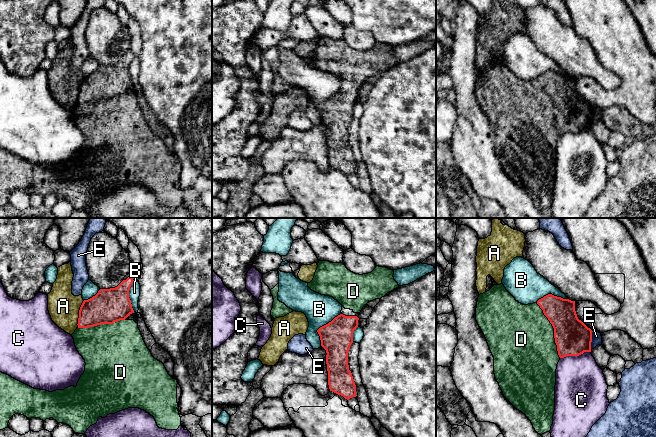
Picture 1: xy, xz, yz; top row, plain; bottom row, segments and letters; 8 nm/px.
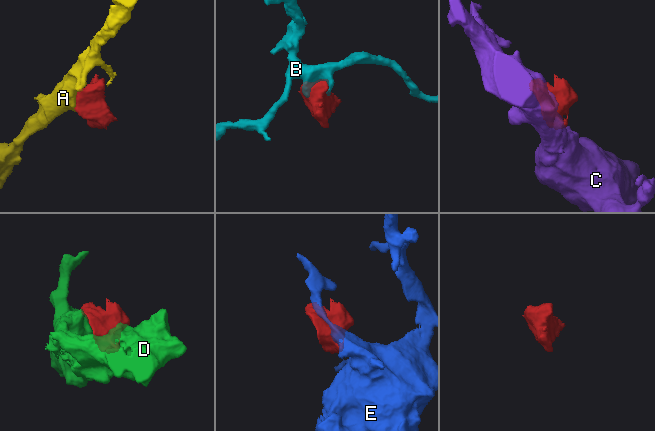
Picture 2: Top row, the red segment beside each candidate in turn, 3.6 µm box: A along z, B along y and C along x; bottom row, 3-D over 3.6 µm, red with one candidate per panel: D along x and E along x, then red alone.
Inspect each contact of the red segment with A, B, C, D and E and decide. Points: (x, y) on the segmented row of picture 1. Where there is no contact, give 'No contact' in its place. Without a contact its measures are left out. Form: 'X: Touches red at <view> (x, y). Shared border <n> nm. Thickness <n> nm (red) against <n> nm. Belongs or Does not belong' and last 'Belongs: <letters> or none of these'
A: Touches red at xy (79, 313). Shared border 220 nm. Thickness 280 nm (red) against 240 nm. Does not belong
B: Touches red at xz (322, 326). Shared border 300 nm. Thickness 260 nm (red) against 240 nm. Does not belong
C: Touches red at yz (575, 355). Shared border 260 nm. Thickness 280 nm (red) against 400 nm. Does not belong
D: Touches red at yz (554, 330). Shared border 480 nm. Thickness 280 nm (red) against 480 nm. Belongs
E: Touches red at yz (591, 340). Shared border 150 nm. Thickness 280 nm (red) against 80 nm. Does not belong
Belongs: D

